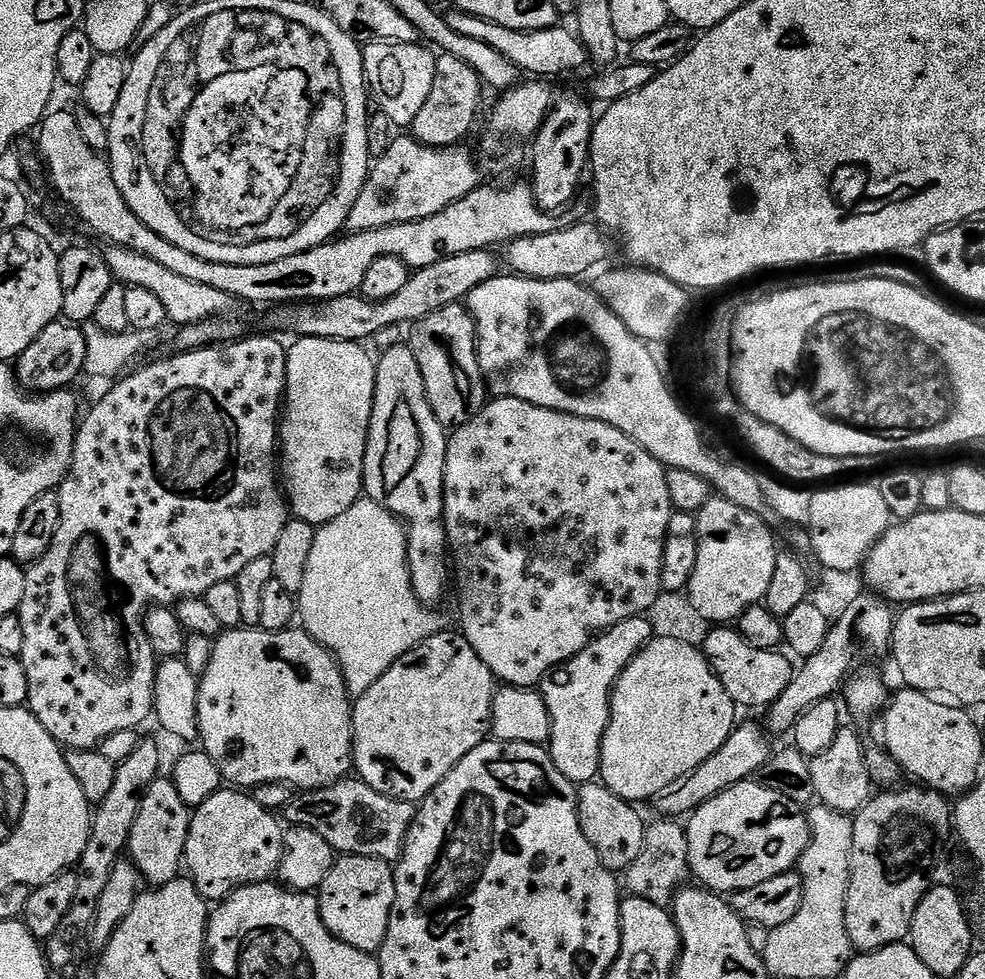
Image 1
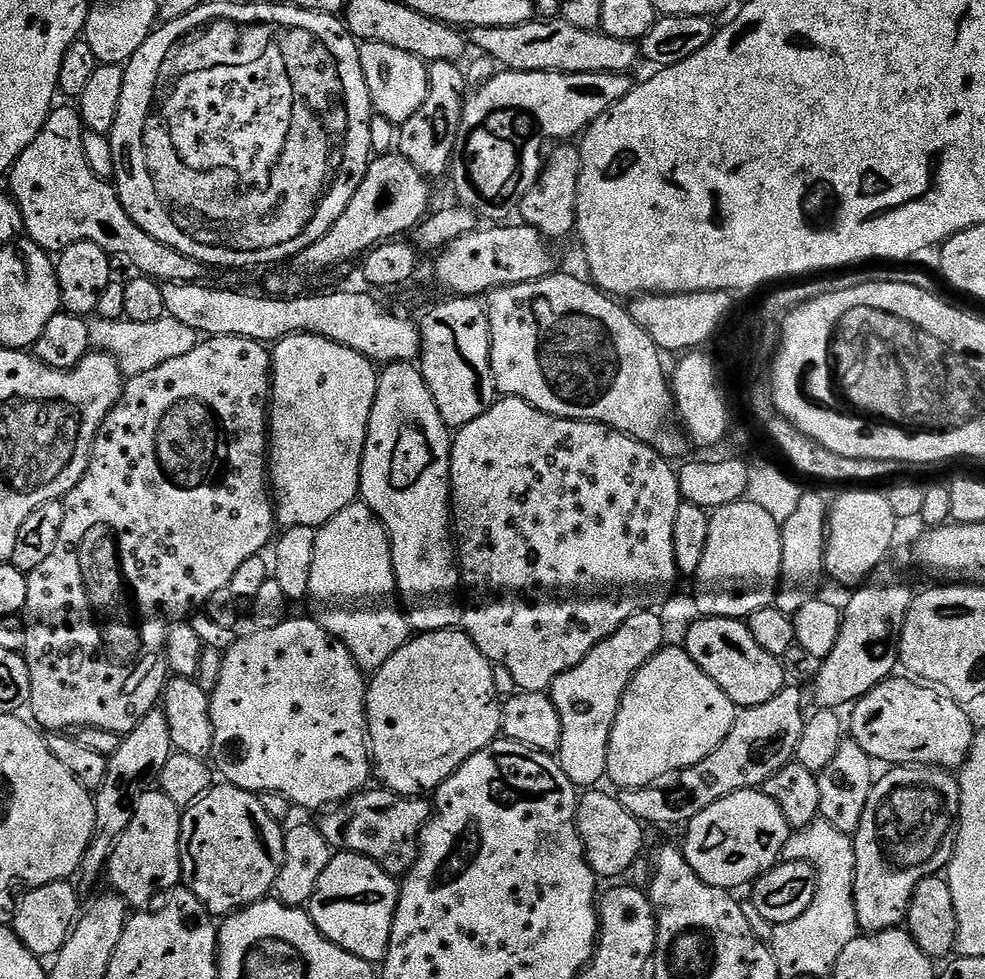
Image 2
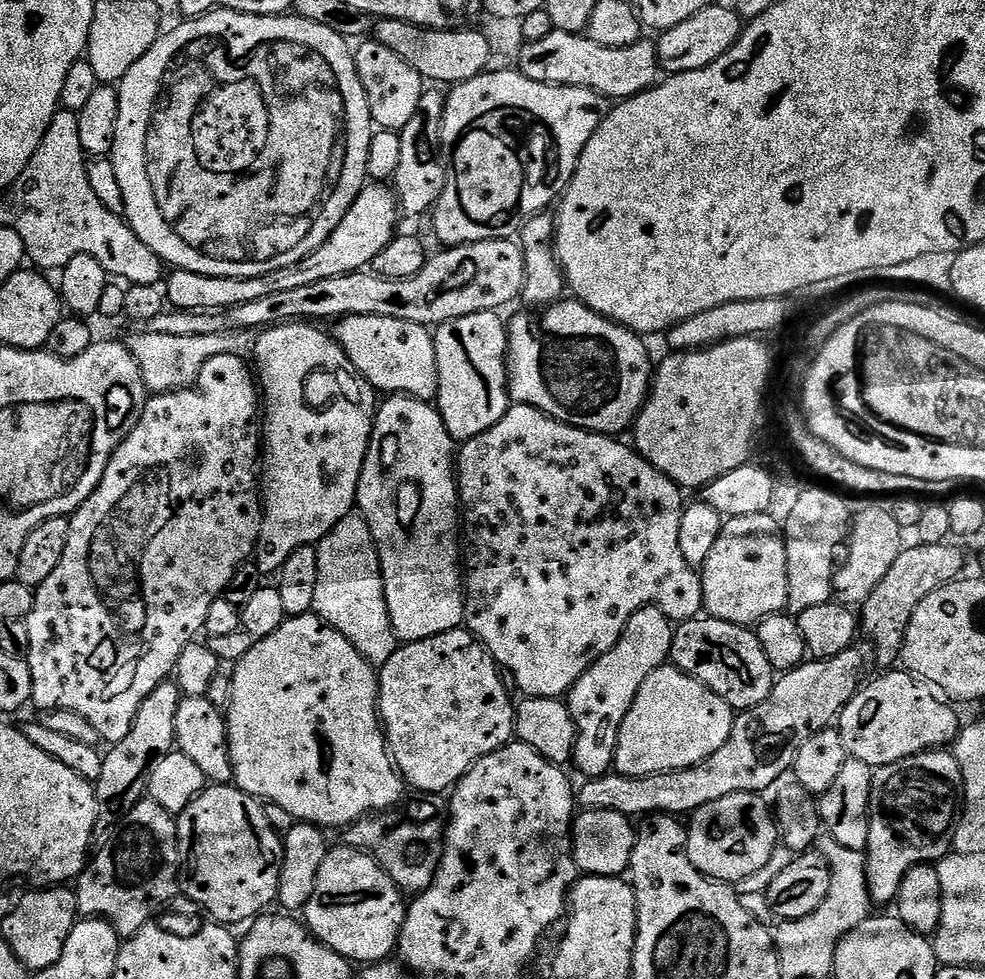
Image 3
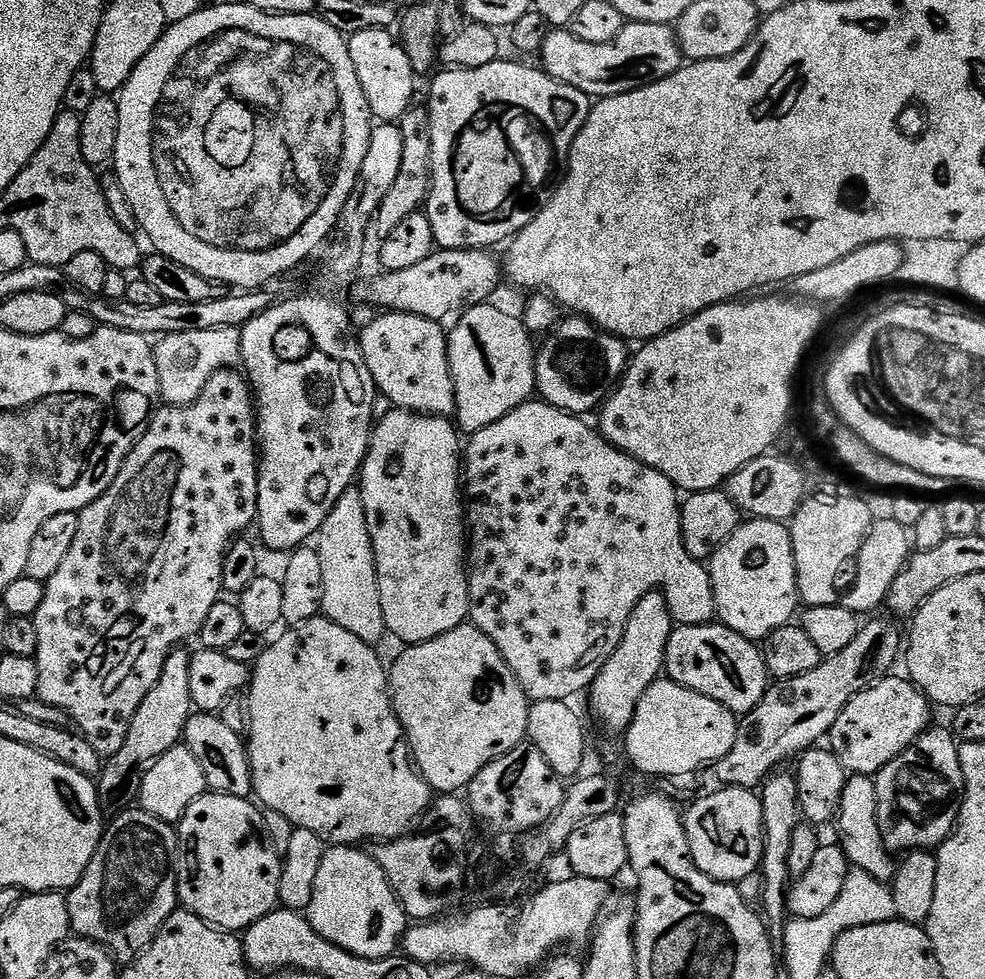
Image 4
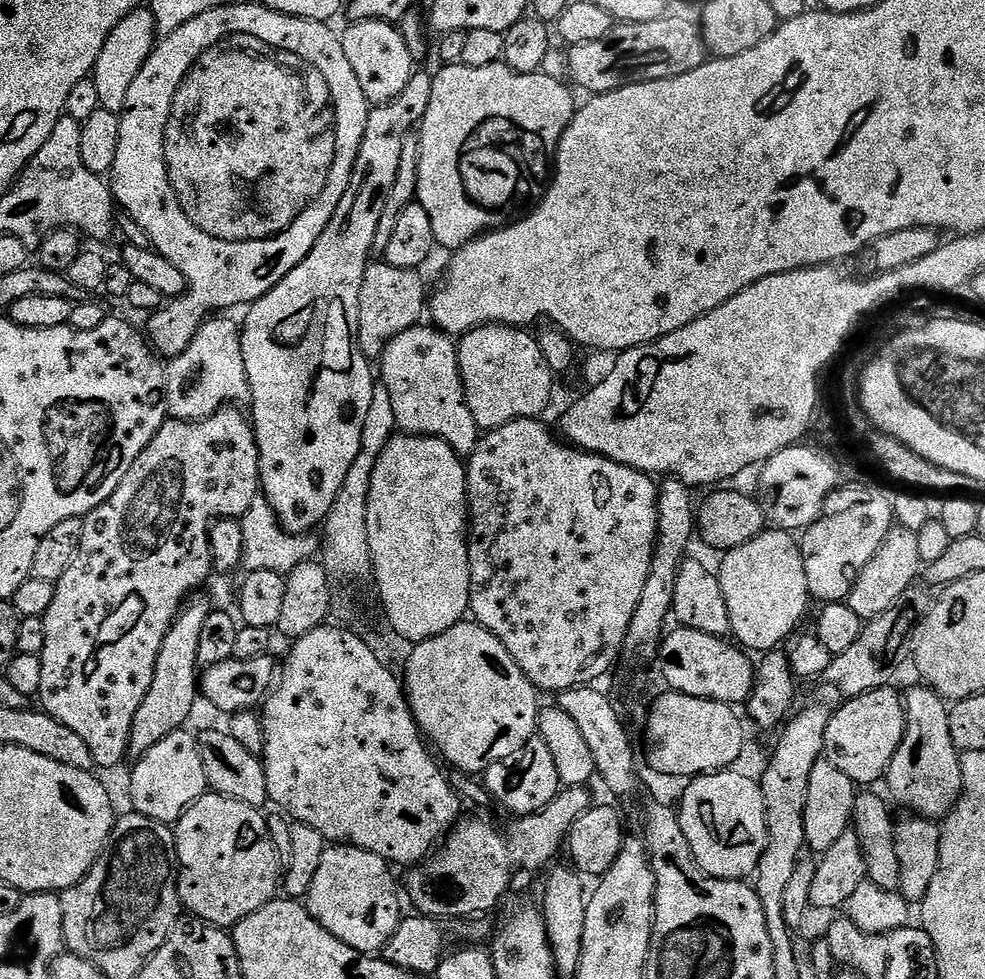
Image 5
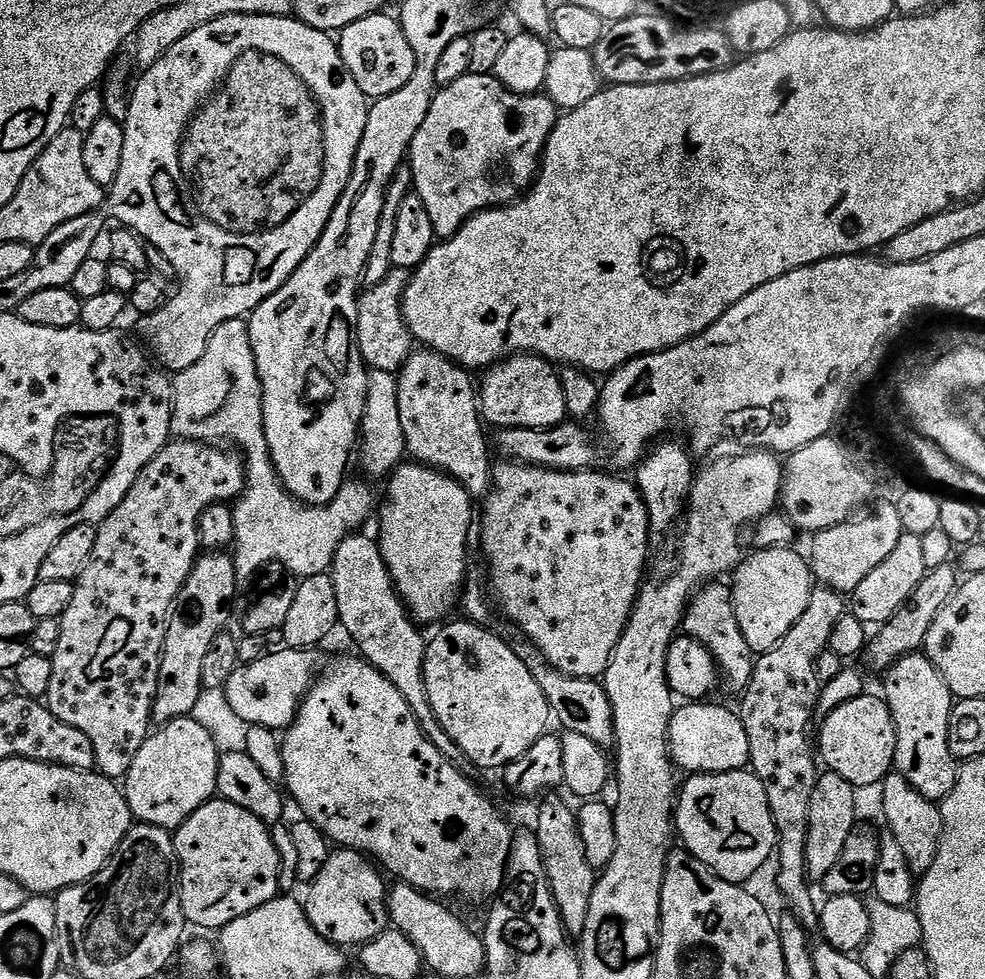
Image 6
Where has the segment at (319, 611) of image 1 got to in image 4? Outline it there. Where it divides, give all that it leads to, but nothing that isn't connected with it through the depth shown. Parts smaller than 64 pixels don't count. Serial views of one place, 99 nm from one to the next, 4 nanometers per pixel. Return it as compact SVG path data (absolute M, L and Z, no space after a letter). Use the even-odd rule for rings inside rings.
M350 490L338 498L334 510L326 518L324 525L320 527L318 533L318 551L322 558L322 602L320 603L323 615L329 620L338 622L342 630L348 630L362 642L368 645L379 645L379 640L386 636L388 627L386 618L382 618L382 594L378 594L378 574L376 573L376 563L374 562L374 546L370 542L370 534L366 526L366 514L362 506L362 498L359 491Z

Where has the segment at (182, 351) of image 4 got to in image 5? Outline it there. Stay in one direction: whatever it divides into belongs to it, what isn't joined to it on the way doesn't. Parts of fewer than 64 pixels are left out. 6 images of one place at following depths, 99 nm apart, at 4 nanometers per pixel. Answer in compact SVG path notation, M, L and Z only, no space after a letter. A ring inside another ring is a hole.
M220 314L215 318L205 319L190 346L182 354L167 361L166 403L171 419L193 422L208 420L218 409L236 406L241 403L239 400L249 399L246 362L242 362L242 328L237 321L235 324L224 316L227 315ZM216 318L217 320L212 320Z

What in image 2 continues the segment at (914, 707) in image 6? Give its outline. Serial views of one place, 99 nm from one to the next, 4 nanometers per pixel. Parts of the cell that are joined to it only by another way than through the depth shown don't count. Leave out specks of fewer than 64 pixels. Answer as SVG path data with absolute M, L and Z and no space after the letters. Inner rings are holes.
M896 766L884 777L877 779L872 785L872 793L866 802L866 810L862 814L860 829L854 834L856 846L856 877L854 878L854 904L860 923L860 932L871 934L874 932L889 932L892 928L900 928L907 921L908 907L912 901L914 890L918 882L922 882L927 876L943 873L952 861L952 852L956 849L956 829L960 822L960 782L951 771L943 768L930 768L927 766Z

